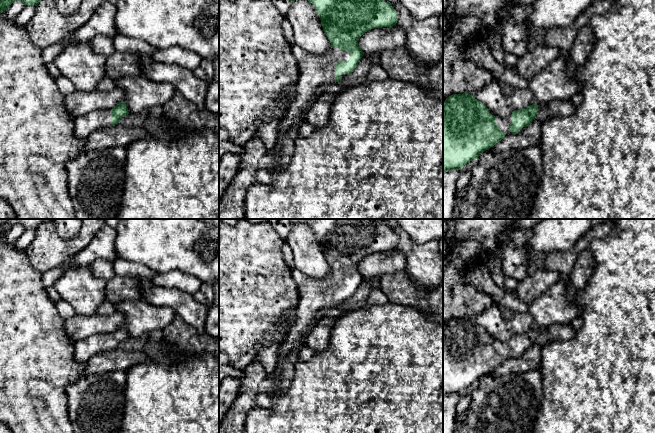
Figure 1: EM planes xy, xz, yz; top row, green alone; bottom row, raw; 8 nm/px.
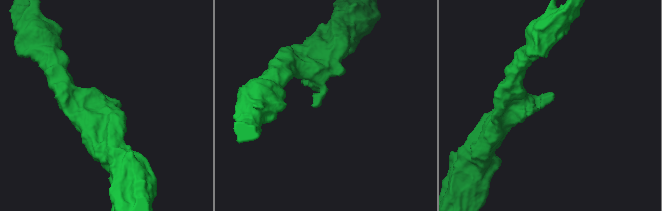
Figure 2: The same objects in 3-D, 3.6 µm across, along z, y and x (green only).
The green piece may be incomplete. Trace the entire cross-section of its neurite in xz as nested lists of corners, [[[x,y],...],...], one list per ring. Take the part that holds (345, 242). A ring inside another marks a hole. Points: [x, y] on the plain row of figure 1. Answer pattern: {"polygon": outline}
{"polygon": [[[280,219],[287,220],[290,225],[299,223],[308,224],[313,228],[317,239],[319,240],[323,254],[331,267],[331,272],[324,279],[315,279],[294,269],[292,278],[294,279],[298,293],[299,302],[296,308],[296,321],[289,329],[286,339],[280,344],[280,357],[286,356],[295,349],[306,338],[306,332],[315,322],[316,313],[326,308],[332,308],[341,305],[349,297],[352,297],[360,286],[364,276],[358,270],[358,264],[367,255],[374,252],[393,251],[398,245],[398,236],[392,230],[392,227],[386,226],[382,219]]]}

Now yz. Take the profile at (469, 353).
{"polygon": [[[453,318],[444,327],[443,342],[443,396],[460,394],[465,388],[478,383],[481,377],[489,374],[506,359],[515,359],[524,354],[536,343],[538,329],[532,328],[524,333],[515,334],[506,342],[494,340],[486,329],[475,323],[472,318]]]}

